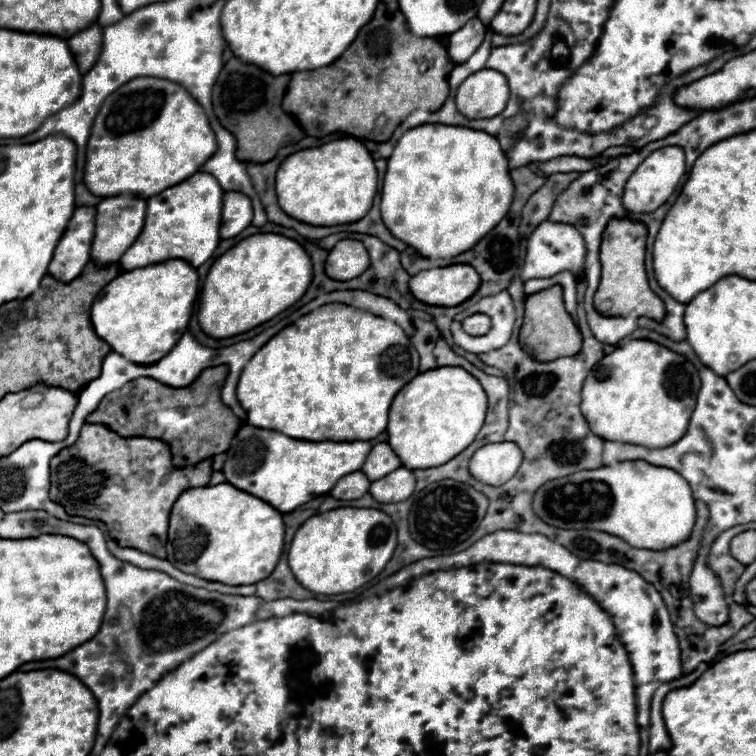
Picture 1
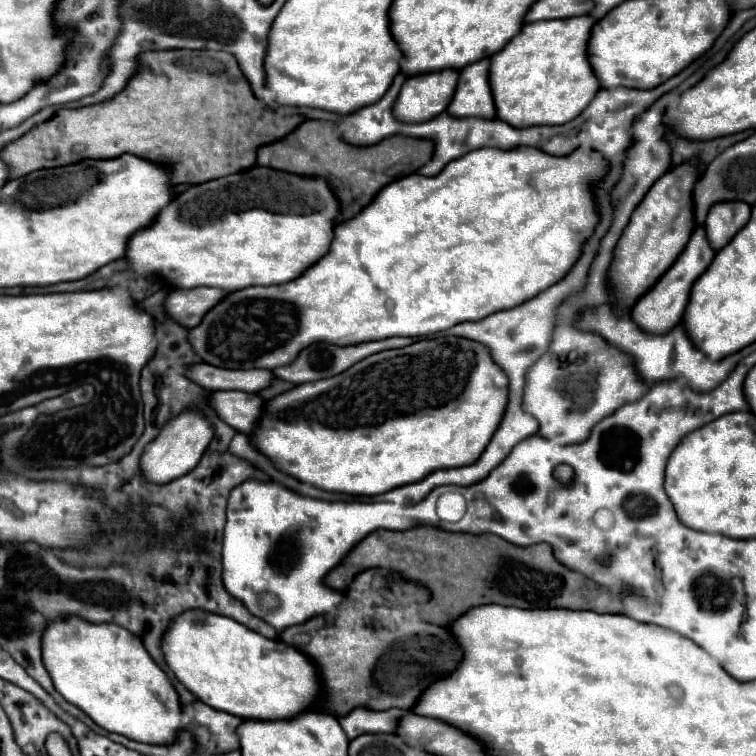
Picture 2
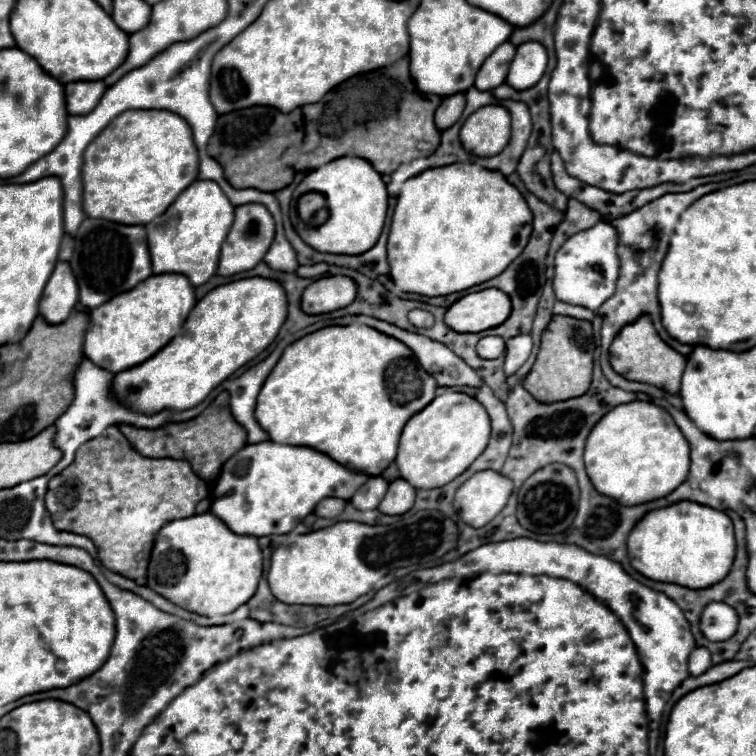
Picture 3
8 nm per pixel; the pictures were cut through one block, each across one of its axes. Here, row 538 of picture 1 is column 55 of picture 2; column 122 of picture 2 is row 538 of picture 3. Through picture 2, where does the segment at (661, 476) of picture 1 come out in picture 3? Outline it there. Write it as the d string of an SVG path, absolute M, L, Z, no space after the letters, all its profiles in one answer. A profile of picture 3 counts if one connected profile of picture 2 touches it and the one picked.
M678 502L668 508L648 512L634 526L634 532L630 532L626 546L632 568L636 568L642 576L656 582L670 580L672 584L682 584L686 588L710 588L710 584L718 584L718 580L726 578L726 572L730 572L730 564L736 556L736 536L732 520L720 510L694 502Z

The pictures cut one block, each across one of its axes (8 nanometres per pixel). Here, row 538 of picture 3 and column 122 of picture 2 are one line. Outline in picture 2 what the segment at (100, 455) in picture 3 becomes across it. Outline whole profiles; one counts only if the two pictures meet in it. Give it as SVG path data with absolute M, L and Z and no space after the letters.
M162 50L144 52L140 64L140 72L112 100L76 110L62 108L48 122L10 142L2 150L2 158L12 166L12 178L40 168L68 166L84 158L106 160L136 154L152 162L172 164L176 186L200 184L252 168L260 146L284 138L306 120L300 114L286 116L256 100L234 54Z

